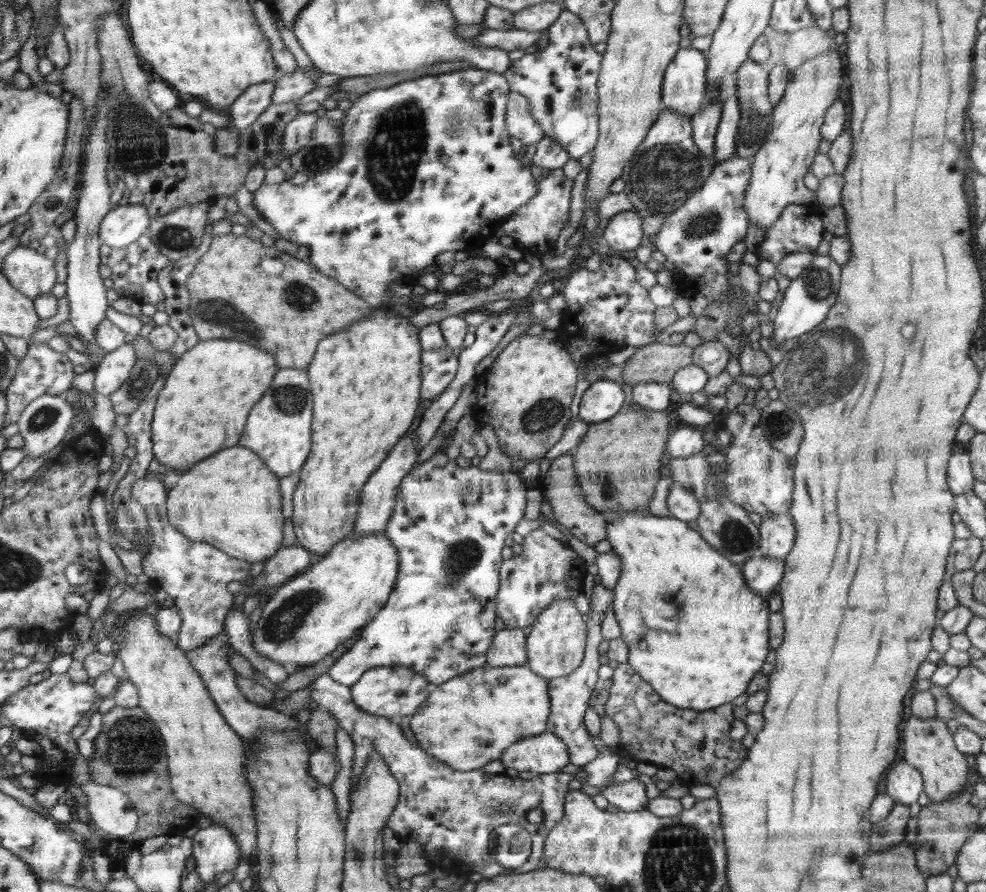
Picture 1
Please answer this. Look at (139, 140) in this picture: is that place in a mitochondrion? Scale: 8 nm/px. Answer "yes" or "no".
yes

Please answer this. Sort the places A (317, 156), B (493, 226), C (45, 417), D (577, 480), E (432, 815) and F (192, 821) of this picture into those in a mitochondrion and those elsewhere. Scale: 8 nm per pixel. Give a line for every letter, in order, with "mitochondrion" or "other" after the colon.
A: mitochondrion
B: other
C: mitochondrion
D: other
E: other
F: other

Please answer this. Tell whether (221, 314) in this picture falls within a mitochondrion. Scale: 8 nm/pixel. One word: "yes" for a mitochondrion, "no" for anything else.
yes

